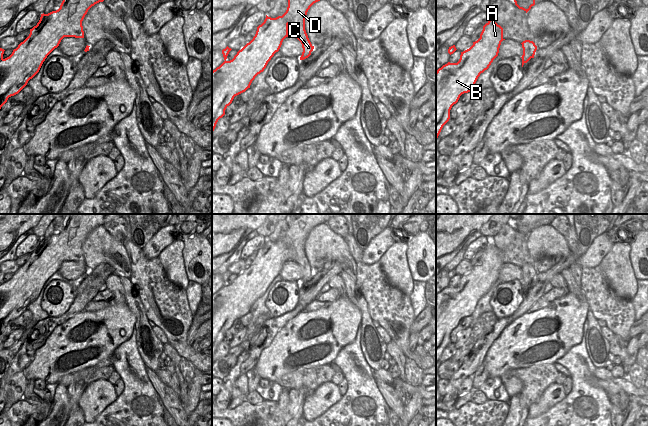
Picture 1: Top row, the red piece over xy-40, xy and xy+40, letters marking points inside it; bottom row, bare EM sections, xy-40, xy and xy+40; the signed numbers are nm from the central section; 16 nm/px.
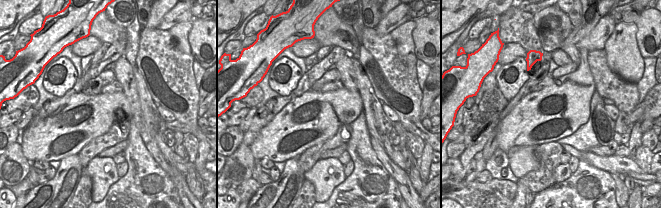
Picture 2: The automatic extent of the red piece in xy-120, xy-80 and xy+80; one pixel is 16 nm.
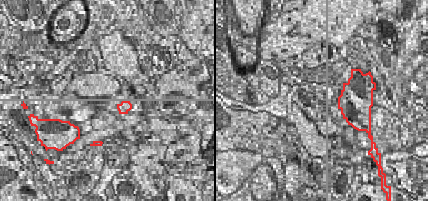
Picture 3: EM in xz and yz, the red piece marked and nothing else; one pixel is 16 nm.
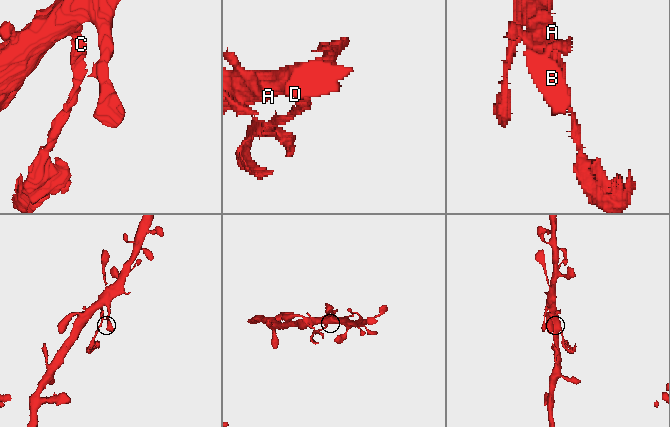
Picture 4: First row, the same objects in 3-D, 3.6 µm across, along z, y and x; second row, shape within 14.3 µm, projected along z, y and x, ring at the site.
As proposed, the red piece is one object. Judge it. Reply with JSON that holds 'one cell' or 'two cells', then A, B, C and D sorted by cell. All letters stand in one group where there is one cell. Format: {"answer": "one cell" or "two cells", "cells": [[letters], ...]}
{"answer": "two cells", "cells": [["A", "B", "D"], ["C"]]}

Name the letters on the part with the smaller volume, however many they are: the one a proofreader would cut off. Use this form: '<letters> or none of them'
C.

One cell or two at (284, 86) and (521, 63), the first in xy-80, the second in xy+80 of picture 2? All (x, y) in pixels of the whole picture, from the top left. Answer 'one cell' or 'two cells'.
one cell

